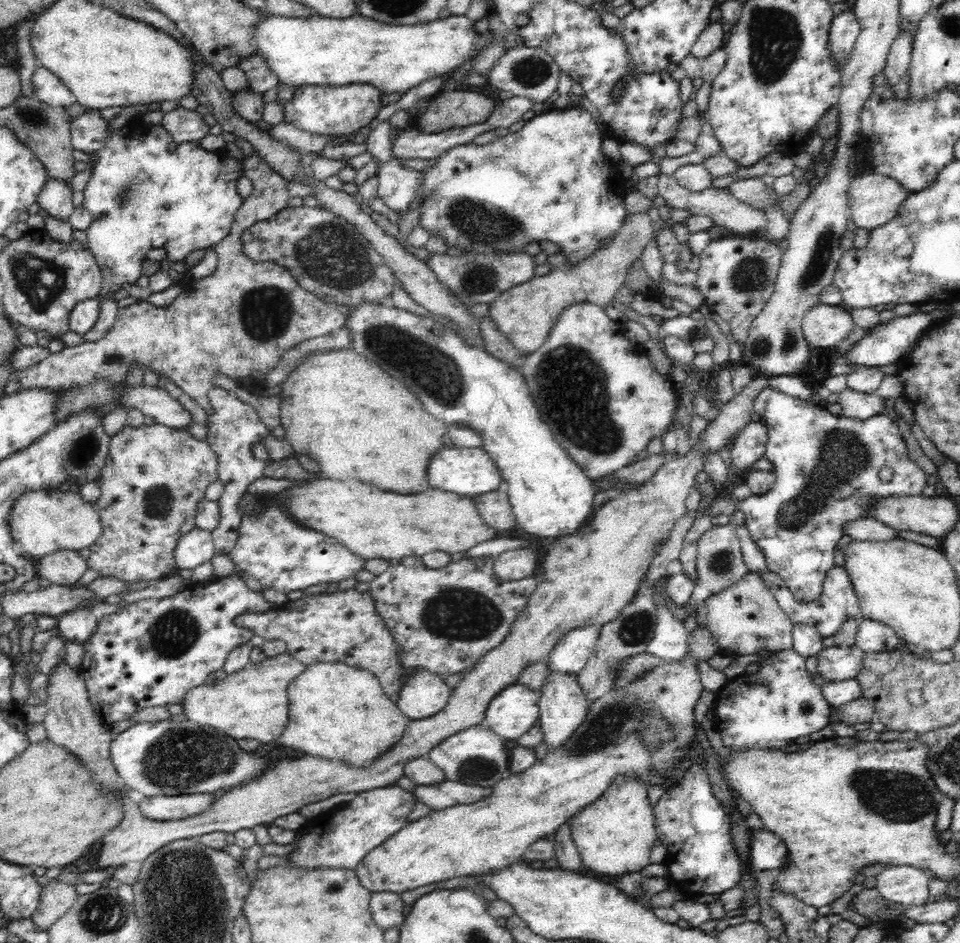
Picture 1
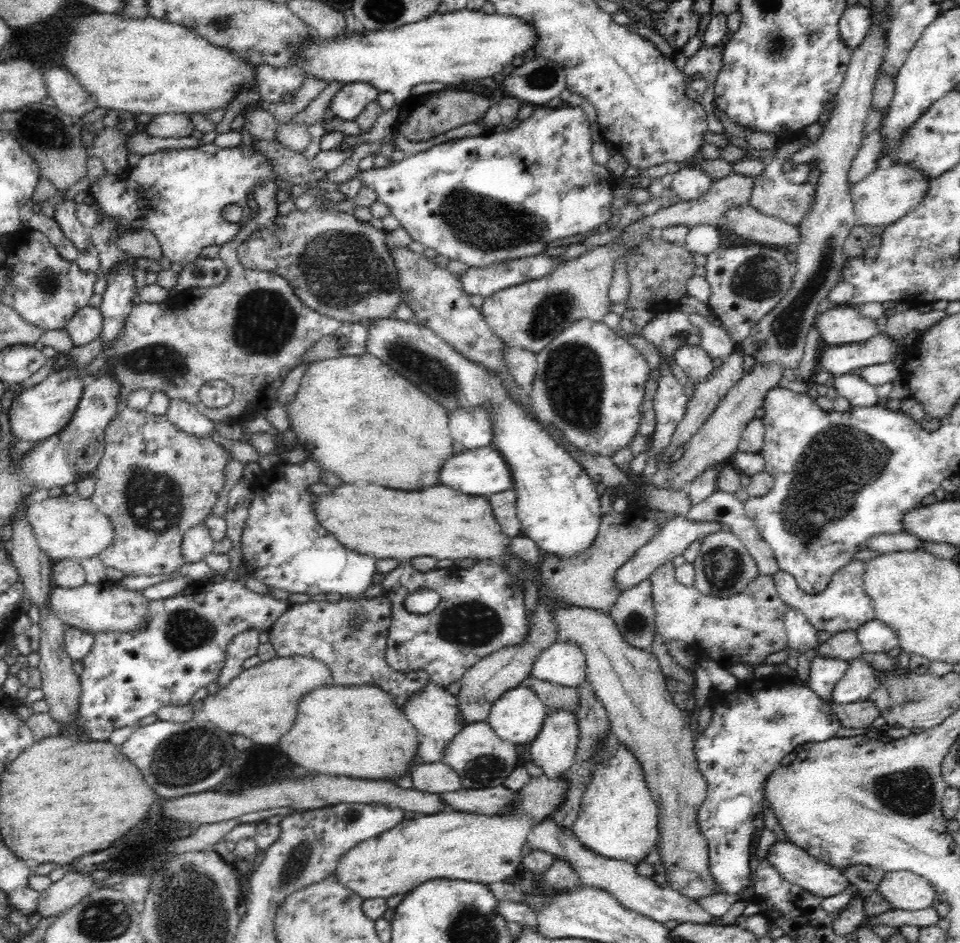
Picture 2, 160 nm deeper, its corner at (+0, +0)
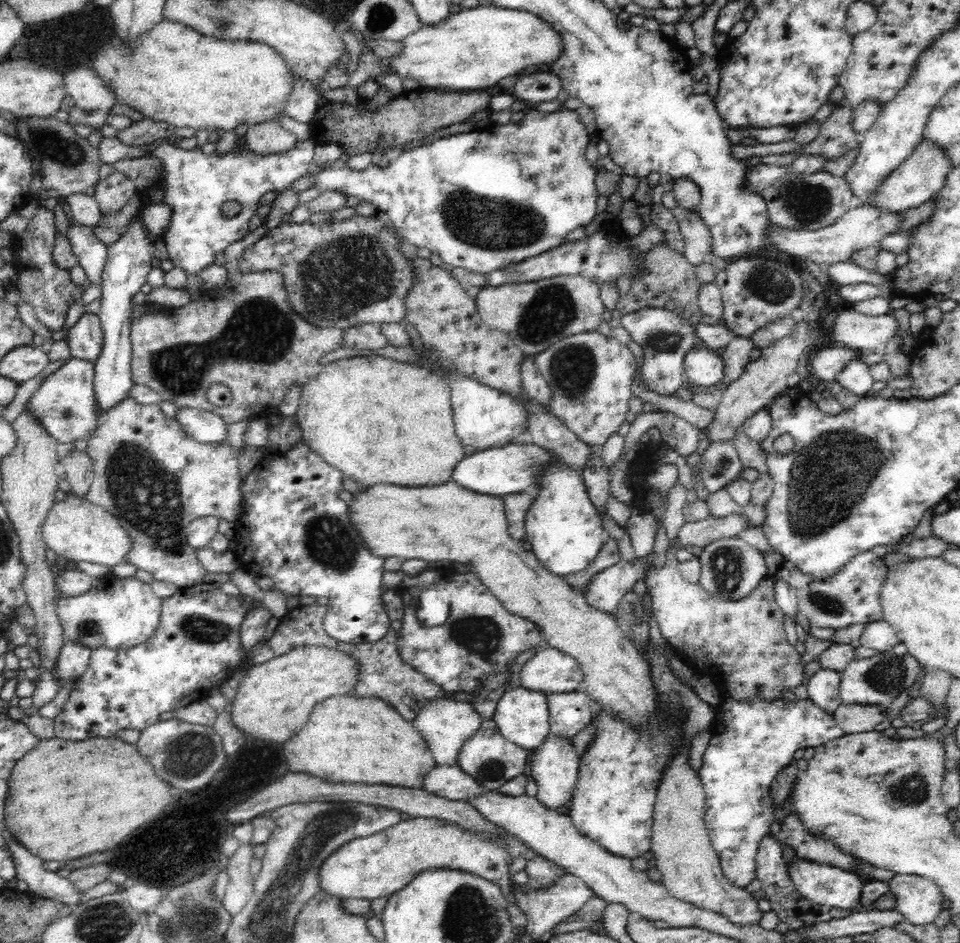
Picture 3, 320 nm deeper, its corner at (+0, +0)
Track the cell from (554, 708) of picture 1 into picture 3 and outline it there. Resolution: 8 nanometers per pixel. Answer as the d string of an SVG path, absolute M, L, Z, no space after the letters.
M550 733L546 736L546 740L531 753L530 778L534 779L538 786L535 797L550 810L556 811L556 808L560 808L562 804L569 804L573 797L572 788L579 777L579 762L581 761L581 756L575 749L573 741Z

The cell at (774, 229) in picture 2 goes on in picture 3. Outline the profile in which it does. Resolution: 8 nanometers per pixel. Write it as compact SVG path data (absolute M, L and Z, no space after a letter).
M864 204L848 209L848 212L842 214L836 222L816 230L786 230L771 223L769 236L773 246L783 253L812 260L816 264L834 264L850 261L850 256L856 252L878 245L881 240L896 233L900 222L902 214Z

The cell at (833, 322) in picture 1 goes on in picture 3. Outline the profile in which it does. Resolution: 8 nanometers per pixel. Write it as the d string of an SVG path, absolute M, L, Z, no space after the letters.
M854 309L838 313L832 325L832 338L866 354L882 351L885 344L896 338L898 320L892 313L882 316L862 314Z

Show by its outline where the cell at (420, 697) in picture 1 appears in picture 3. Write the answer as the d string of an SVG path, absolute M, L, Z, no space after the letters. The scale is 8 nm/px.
M447 695L444 698L434 698L426 702L419 710L418 717L411 724L420 732L428 745L430 752L440 766L454 766L458 762L458 754L462 744L478 733L482 727L483 719L472 706L472 703L460 702Z

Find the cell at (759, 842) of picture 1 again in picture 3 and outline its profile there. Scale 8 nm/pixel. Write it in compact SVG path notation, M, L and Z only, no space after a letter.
M795 857L789 864L788 872L792 882L802 897L830 908L844 908L852 910L860 906L860 896L866 881L853 872L842 870L826 864L816 862L806 862Z

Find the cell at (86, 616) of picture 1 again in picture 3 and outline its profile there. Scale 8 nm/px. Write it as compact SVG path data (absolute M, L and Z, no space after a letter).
M68 642L63 644L55 663L55 678L63 685L78 680L90 663L91 650L88 647Z

